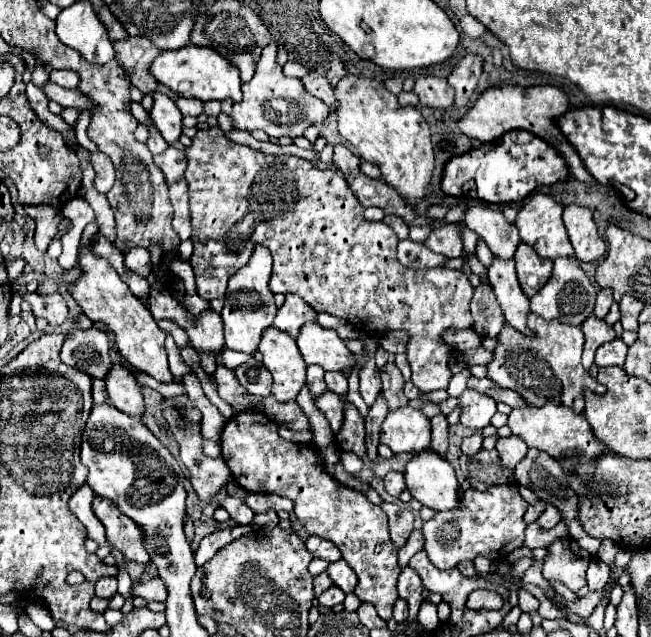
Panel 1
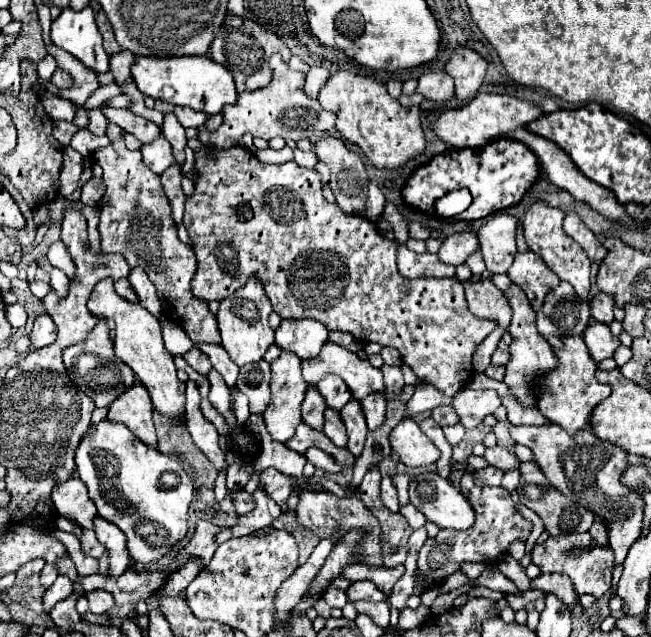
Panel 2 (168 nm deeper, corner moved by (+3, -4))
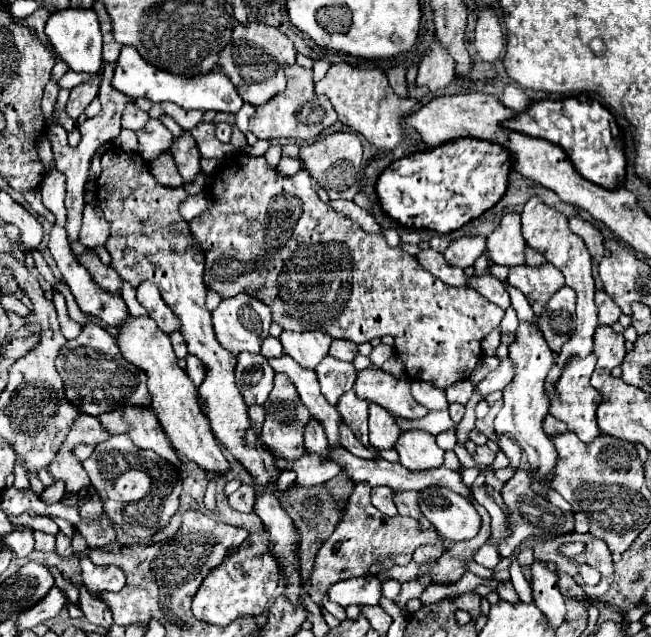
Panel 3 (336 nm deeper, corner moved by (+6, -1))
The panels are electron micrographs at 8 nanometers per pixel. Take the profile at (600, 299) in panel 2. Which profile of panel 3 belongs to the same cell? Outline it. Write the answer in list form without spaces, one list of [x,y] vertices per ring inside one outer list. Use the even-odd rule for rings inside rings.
[[[602,290],[596,292],[596,306],[598,306],[598,322],[604,326],[612,326],[622,314],[620,306]]]

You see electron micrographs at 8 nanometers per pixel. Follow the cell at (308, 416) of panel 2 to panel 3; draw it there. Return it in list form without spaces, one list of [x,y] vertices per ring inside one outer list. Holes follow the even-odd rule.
[[[312,418],[306,424],[304,430],[304,446],[308,452],[318,452],[322,458],[328,458],[328,440],[322,426],[318,426],[318,420]]]

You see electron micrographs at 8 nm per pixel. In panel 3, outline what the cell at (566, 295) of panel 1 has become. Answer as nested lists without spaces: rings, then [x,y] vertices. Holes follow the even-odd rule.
[[[562,286],[554,298],[546,304],[546,310],[538,318],[538,326],[544,334],[546,344],[550,346],[552,352],[558,354],[558,350],[570,340],[570,334],[576,330],[574,322],[574,304],[576,304],[576,294],[568,286]]]

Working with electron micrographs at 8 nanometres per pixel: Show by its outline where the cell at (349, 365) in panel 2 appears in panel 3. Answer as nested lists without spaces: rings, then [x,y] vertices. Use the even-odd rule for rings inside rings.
[[[378,366],[356,372],[354,392],[358,398],[374,402],[392,412],[394,416],[418,420],[428,414],[428,410],[412,398],[408,378],[394,378]]]

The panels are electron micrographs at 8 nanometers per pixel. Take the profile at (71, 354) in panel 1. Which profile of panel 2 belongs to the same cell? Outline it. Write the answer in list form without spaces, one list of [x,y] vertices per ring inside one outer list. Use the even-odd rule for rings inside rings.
[[[99,321],[81,343],[71,345],[63,351],[63,363],[71,381],[81,387],[81,391],[91,393],[89,397],[93,397],[93,403],[97,407],[109,407],[121,395],[123,387],[133,387],[135,383],[139,383],[135,373],[115,357],[109,327],[103,321]]]

